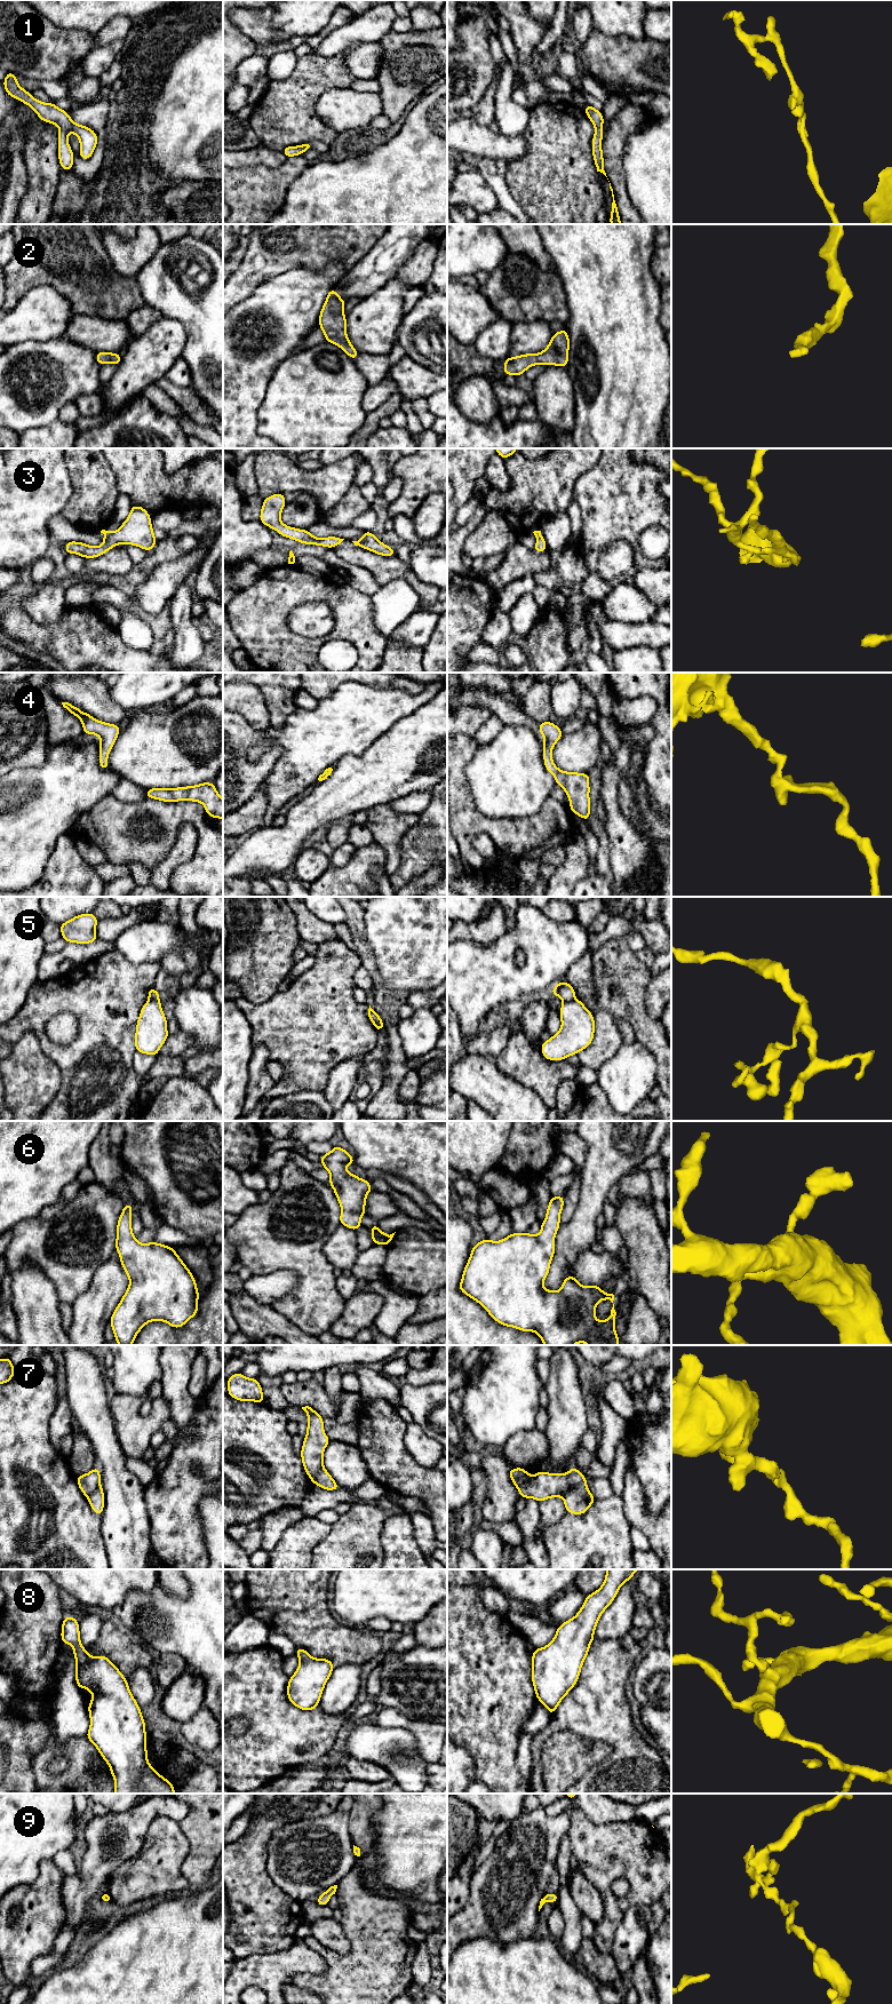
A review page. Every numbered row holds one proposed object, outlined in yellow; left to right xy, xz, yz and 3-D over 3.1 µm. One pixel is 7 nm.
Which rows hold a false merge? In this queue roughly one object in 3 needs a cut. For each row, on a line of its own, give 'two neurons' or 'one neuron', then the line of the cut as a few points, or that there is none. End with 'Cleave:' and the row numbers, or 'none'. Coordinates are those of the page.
1: one neuron; no cut
2: one neuron; no cut
3: one neuron; no cut
4: one neuron; no cut
5: two neurons; cut in yz along (574, 997), (564, 1003)
6: one neuron; no cut
7: two neurons; cut in yz along (584, 1478), (563, 1496)
8: one neuron; no cut
9: one neuron; no cut
Cleave: 5, 7

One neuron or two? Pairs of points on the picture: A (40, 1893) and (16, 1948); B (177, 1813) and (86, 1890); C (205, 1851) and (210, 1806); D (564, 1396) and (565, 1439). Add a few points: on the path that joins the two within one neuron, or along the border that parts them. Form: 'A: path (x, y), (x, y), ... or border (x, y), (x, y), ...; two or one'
A: path (38, 1907), (18, 1929), (18, 1934); one
B: path (151, 1812), (124, 1839), (119, 1851), (106, 1863); one
C: path (208, 1839), (208, 1818); one
D: path (565, 1406), (565, 1429); one

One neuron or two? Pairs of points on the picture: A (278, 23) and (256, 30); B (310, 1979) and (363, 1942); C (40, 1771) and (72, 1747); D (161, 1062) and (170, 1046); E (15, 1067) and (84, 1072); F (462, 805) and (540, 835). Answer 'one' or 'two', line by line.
A: two
B: one
C: one
D: two
E: two
F: one

